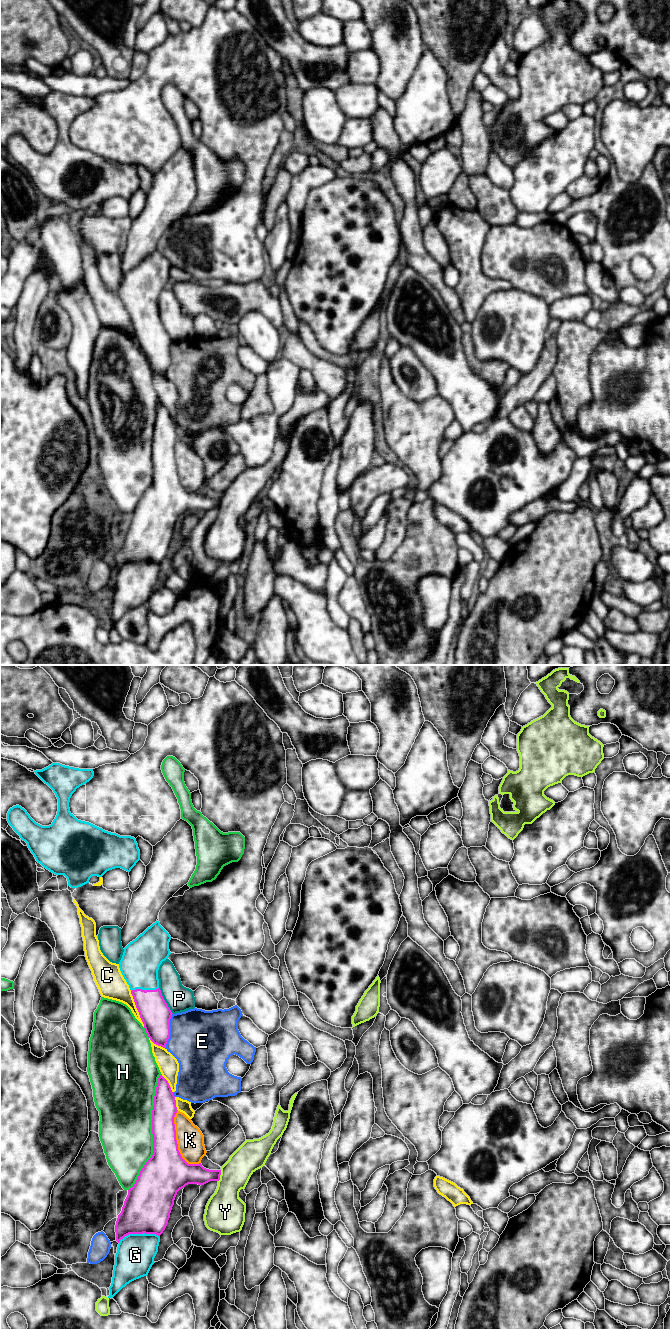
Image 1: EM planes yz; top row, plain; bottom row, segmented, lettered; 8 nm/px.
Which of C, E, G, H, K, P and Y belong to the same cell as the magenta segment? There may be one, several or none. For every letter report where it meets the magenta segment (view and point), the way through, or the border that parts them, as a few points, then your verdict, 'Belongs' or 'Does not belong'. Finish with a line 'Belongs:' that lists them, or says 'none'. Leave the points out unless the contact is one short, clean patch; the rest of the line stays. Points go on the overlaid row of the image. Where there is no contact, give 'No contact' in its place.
C: Touches magenta at yz (137, 1009). Does not belong
E: Touches magenta at yz (169, 1031). Does not belong
G: Touches magenta at yz (138, 1233). Belongs
H: Touches magenta at yz (152, 1132). Does not belong
K: Touches magenta at yz (176, 1142). Does not belong
P: Touches magenta at yz (164, 1000). Does not belong
Y: Touches magenta at yz (219, 1176). Does not belong
Belongs: G

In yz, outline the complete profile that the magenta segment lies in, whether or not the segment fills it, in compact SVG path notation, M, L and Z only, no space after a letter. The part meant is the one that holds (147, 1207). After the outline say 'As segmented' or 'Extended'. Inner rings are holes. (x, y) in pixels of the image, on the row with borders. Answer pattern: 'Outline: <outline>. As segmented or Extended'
Outline: M161 1074L152 1110L153 1155L140 1171L133 1187L128 1190L116 1221L116 1241L119 1244L108 1298L112 1299L130 1282L148 1275L155 1263L160 1235L168 1224L177 1192L188 1184L204 1185L210 1181L220 1180L221 1170L206 1169L201 1163L188 1164L182 1158L178 1150L174 1124L177 1111L175 1096L168 1081Z. Extended

